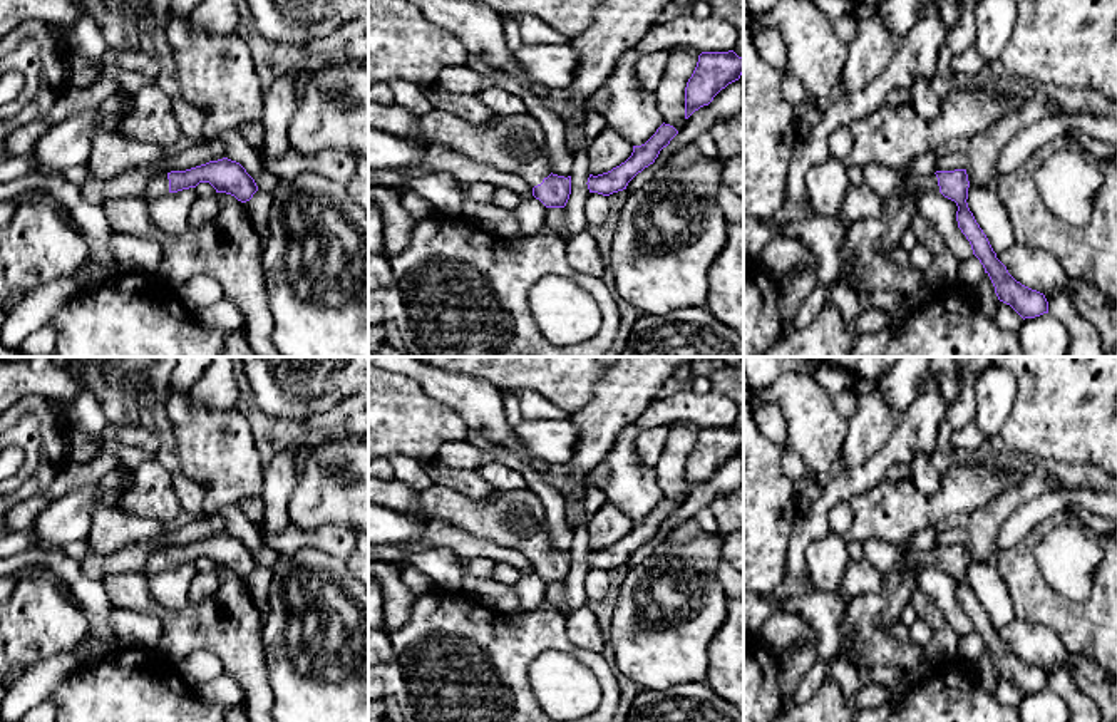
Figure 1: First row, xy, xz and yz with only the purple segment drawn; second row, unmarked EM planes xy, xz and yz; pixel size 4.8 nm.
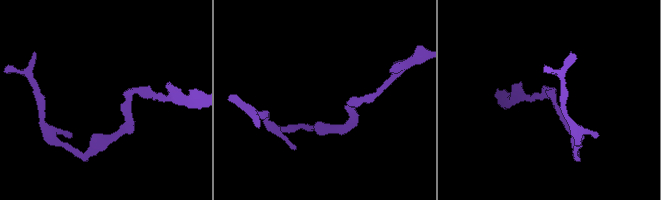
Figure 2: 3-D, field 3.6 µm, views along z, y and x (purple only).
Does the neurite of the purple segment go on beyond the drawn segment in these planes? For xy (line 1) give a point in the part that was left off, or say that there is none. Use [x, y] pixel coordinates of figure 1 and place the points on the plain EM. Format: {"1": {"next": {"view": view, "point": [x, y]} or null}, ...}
{"1": {"next": {"view": "xy", "point": [158, 562]}}}

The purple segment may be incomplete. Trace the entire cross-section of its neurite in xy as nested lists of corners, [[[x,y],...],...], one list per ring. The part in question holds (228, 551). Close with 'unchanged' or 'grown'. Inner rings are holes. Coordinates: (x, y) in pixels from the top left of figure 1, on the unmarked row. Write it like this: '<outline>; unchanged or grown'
[[[223,533],[186,546],[154,551],[142,573],[151,576],[169,568],[196,563],[199,558],[209,558],[216,568],[231,570],[241,578],[250,576],[258,566],[255,554],[239,538]]]; grown

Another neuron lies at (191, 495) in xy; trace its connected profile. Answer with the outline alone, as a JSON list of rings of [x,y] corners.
[[[171,472],[172,489],[183,506],[189,514],[206,518],[209,513],[204,508],[206,487],[183,472]]]

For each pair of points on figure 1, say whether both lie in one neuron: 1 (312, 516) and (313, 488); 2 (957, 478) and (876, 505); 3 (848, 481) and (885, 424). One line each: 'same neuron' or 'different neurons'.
1: same neuron
2: same neuron
3: different neurons

